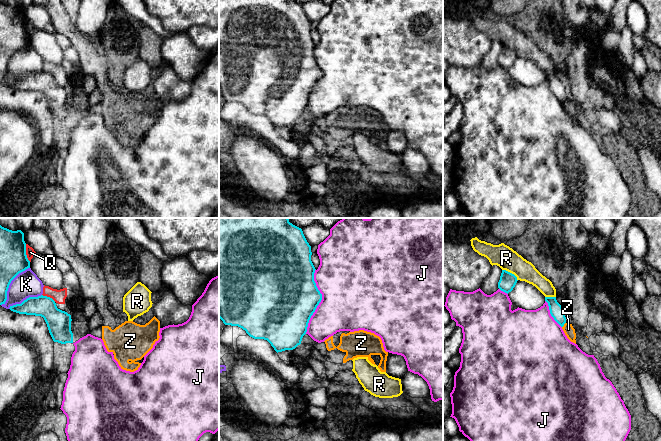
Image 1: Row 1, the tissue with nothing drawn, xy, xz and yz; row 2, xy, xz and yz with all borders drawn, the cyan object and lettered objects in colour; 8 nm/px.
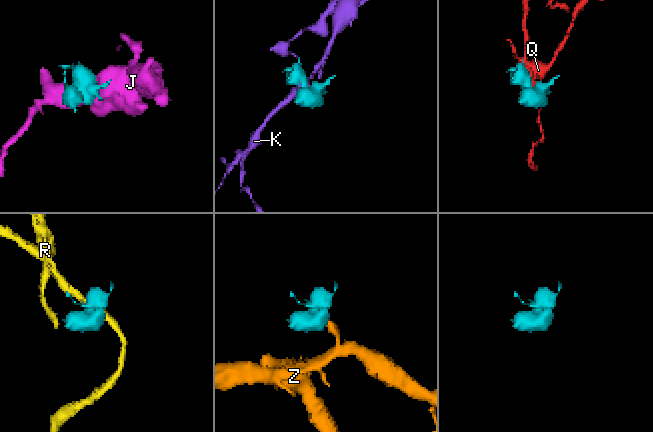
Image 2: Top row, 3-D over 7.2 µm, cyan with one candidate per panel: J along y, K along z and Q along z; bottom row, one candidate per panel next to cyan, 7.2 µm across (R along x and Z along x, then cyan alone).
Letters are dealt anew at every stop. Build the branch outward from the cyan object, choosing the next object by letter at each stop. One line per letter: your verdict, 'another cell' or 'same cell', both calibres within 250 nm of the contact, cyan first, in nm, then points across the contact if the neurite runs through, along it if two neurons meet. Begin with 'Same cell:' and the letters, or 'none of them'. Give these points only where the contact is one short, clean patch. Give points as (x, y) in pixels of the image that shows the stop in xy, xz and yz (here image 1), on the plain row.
Same cell: none of them
J: another cell; calibres 460 and 480 nm
K: another cell; calibres 220 and 220 nm
Q: another cell; calibres 220 and 70 nm
R: another cell; calibres 140 and 180 nm
Z: another cell; calibres 110 and 90 nm; border yz (565, 98), (562, 103)

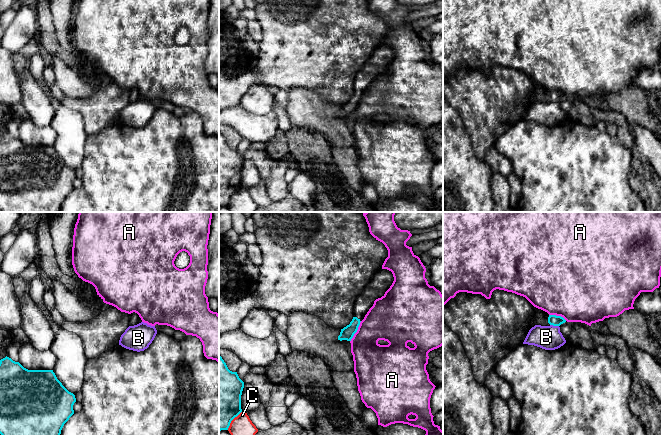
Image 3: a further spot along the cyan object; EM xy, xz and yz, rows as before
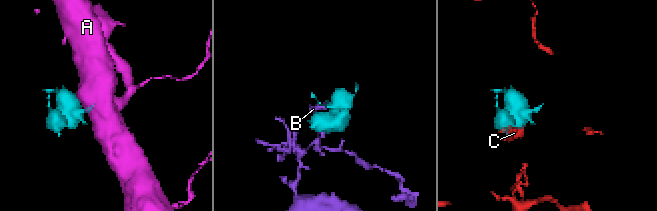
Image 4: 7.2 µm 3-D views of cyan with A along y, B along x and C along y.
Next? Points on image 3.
Same cell: none of them
A: another cell; calibres 110 and 320 nm; border xz (361, 97), (350, 117)
B: another cell; calibres 90 and 190 nm; border yz (550, 100), (558, 102)
C: another cell; calibres 360 and 200 nm

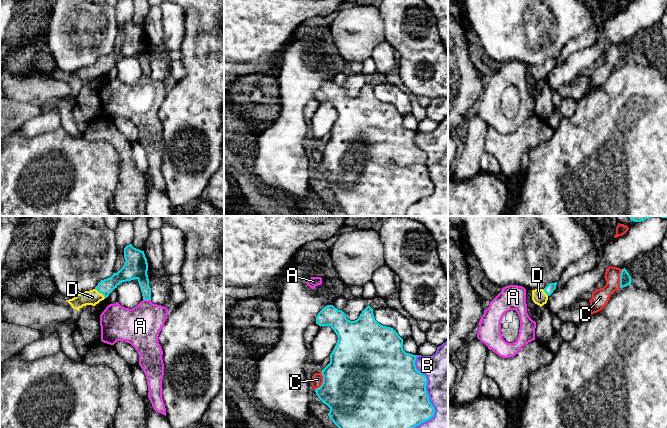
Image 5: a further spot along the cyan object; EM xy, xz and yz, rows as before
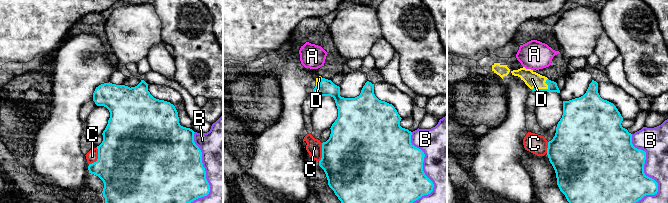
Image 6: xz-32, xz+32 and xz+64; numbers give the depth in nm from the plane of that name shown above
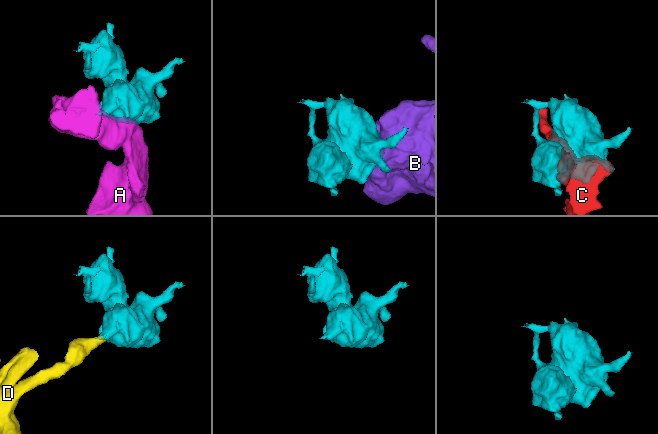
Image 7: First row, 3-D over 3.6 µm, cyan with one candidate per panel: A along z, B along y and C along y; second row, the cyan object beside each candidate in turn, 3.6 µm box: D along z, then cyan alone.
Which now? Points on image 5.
Same cell: D
A: another cell; calibres 140 and 320 nm; border xy (143, 75), (150, 76)
B: another cell; calibres 480 and 340 nm
C: another cell; calibres 500 and 100 nm
D: same cell; calibres 120 and 120 nm; way xy (106, 62), (100, 68), (92, 73)

